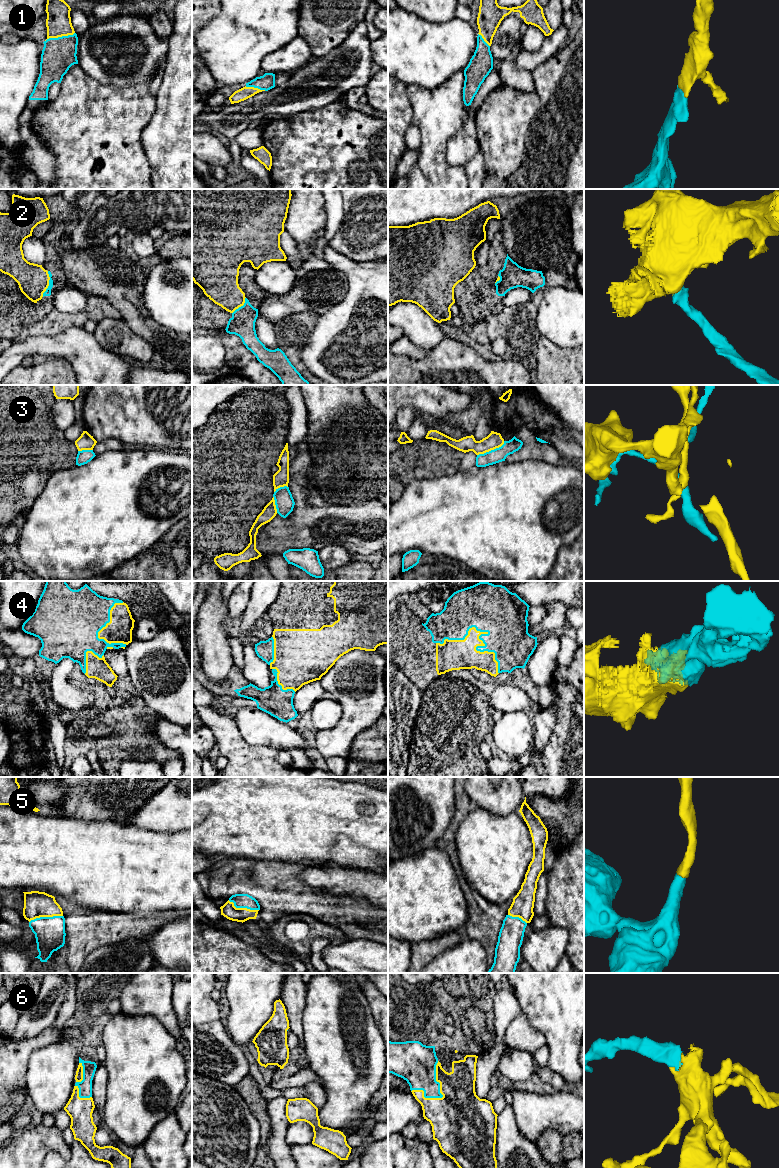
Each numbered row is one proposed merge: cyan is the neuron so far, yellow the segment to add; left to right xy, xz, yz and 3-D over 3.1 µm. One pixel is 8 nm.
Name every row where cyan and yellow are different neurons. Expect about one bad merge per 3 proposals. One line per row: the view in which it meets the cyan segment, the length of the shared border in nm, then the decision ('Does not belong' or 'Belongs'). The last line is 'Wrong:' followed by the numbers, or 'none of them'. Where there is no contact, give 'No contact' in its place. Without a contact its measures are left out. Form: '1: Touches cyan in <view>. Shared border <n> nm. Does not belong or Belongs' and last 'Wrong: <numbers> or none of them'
1: Touches cyan in xy. Shared border 260 nm. Belongs
2: Touches cyan in xy. Shared border 220 nm. Does not belong
3: Touches cyan in yz. Shared border 260 nm. Does not belong
4: Touches cyan in yz. Shared border 550 nm. Belongs
5: Touches cyan in xy. Shared border 280 nm. Belongs
6: Touches cyan in yz. Shared border 340 nm. Belongs
Wrong: 2, 3

